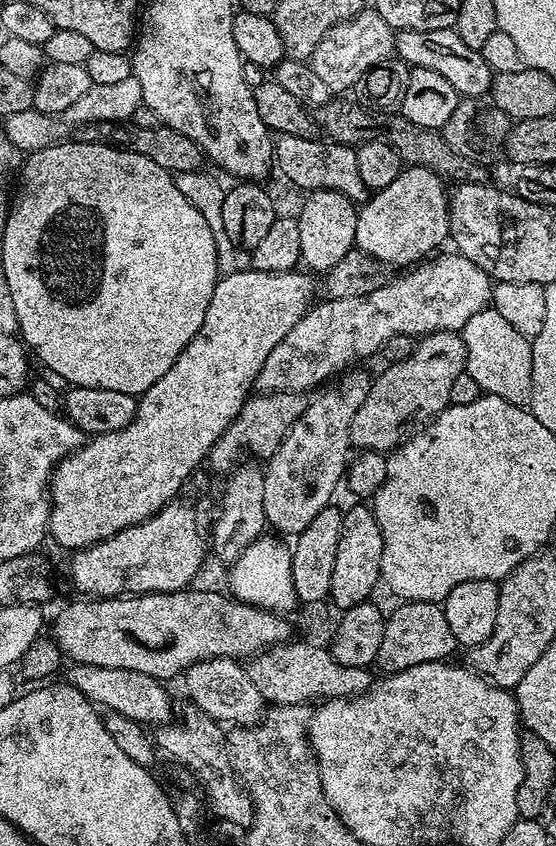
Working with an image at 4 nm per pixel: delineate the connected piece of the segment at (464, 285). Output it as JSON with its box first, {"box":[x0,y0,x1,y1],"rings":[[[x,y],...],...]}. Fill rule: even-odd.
{"box":[255,250,494,394],"rings":[[[449,250],[445,256],[440,255],[436,254],[425,259],[411,270],[396,275],[398,277],[394,280],[385,279],[384,284],[378,286],[378,290],[370,290],[370,294],[337,300],[324,298],[321,299],[321,304],[313,303],[305,316],[298,318],[294,330],[290,330],[290,334],[286,334],[286,338],[282,338],[282,342],[278,342],[274,350],[270,350],[270,358],[266,358],[266,366],[262,366],[255,387],[264,392],[308,394],[319,389],[329,378],[353,365],[350,363],[354,360],[364,360],[375,352],[377,355],[383,349],[384,343],[394,338],[394,334],[419,338],[427,336],[430,332],[460,332],[472,315],[491,305],[494,281],[478,266],[474,266],[470,258],[460,255],[455,250]]]}

